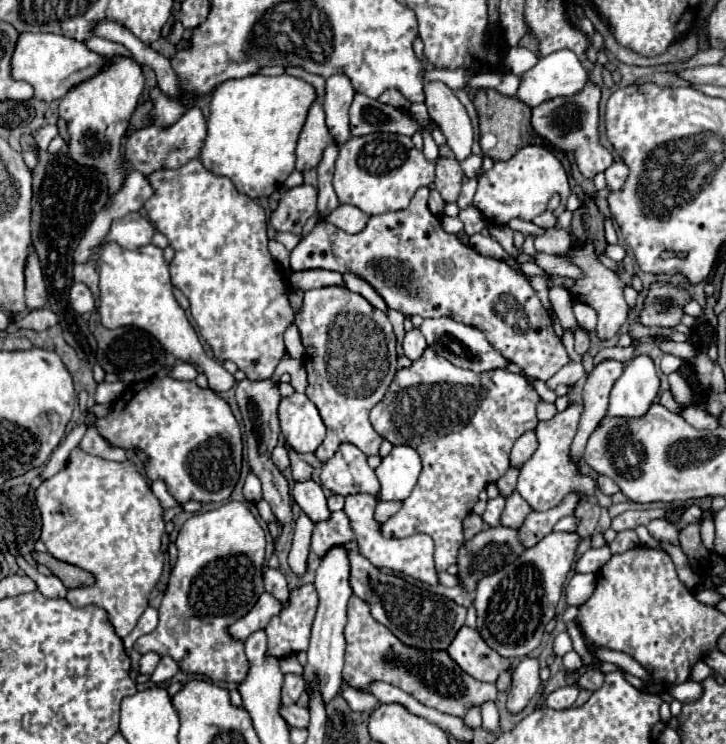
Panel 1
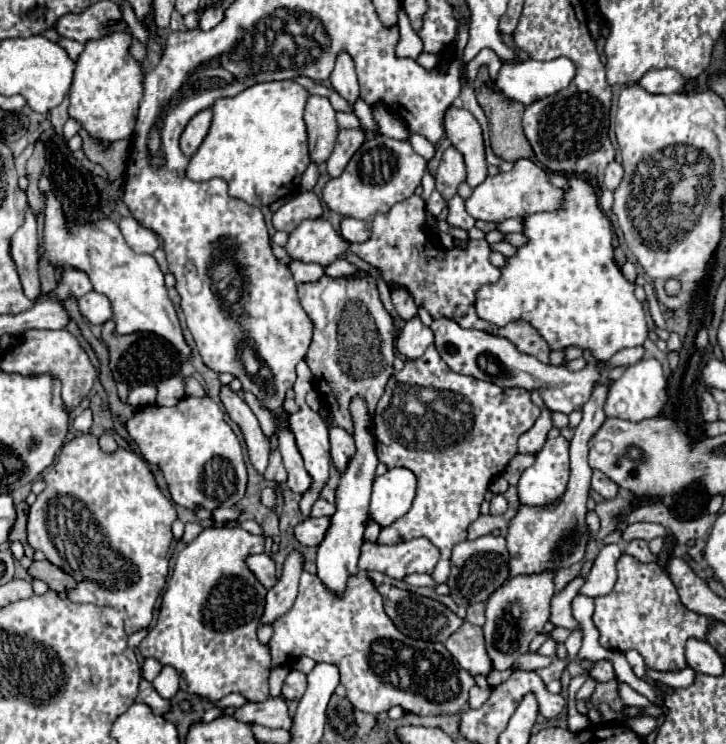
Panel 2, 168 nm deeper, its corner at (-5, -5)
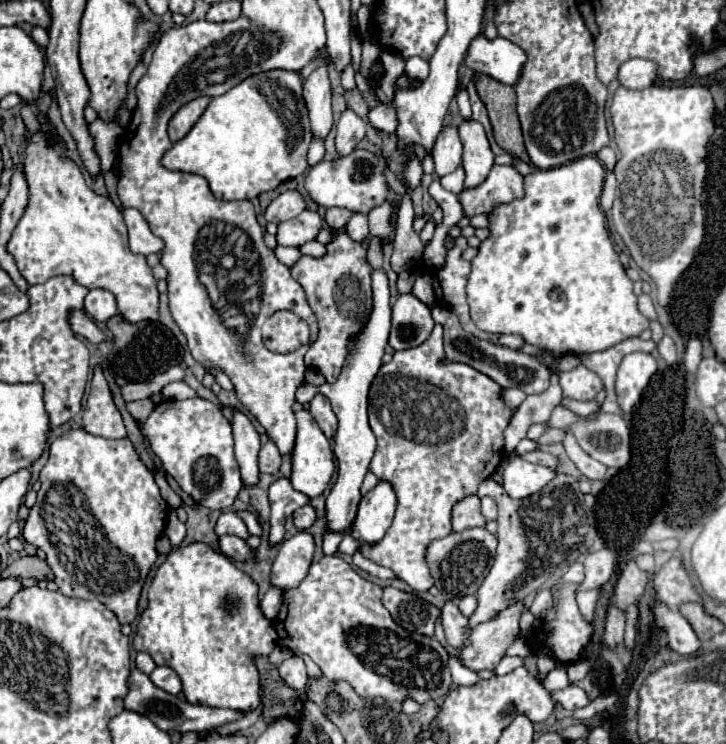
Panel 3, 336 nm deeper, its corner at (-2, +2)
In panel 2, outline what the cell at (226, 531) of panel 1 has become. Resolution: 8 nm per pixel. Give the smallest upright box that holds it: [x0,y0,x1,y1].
[138,528,270,702]

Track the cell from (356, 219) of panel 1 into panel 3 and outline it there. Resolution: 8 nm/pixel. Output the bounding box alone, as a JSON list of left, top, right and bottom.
[345,213,369,241]

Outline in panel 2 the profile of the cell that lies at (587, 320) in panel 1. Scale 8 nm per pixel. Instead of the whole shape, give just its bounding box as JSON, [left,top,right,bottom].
[432,318,600,414]

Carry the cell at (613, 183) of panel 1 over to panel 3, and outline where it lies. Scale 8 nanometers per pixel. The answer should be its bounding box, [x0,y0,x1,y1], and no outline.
[597,147,617,171]

